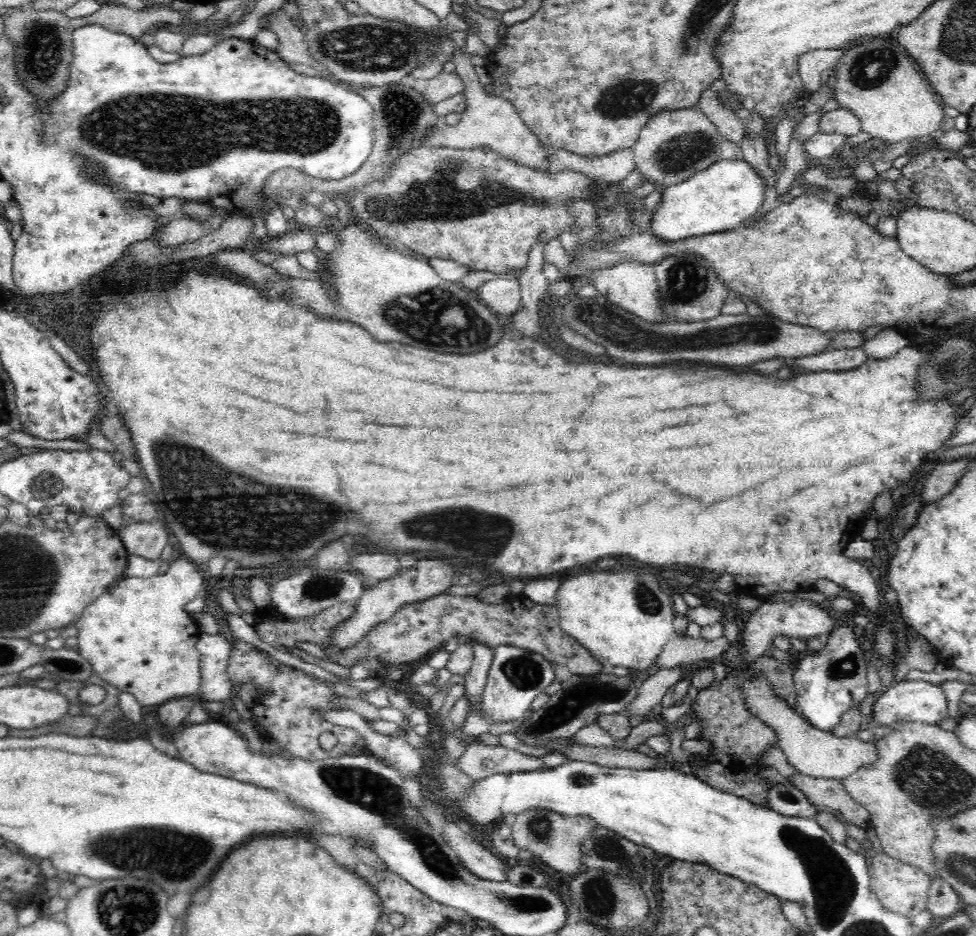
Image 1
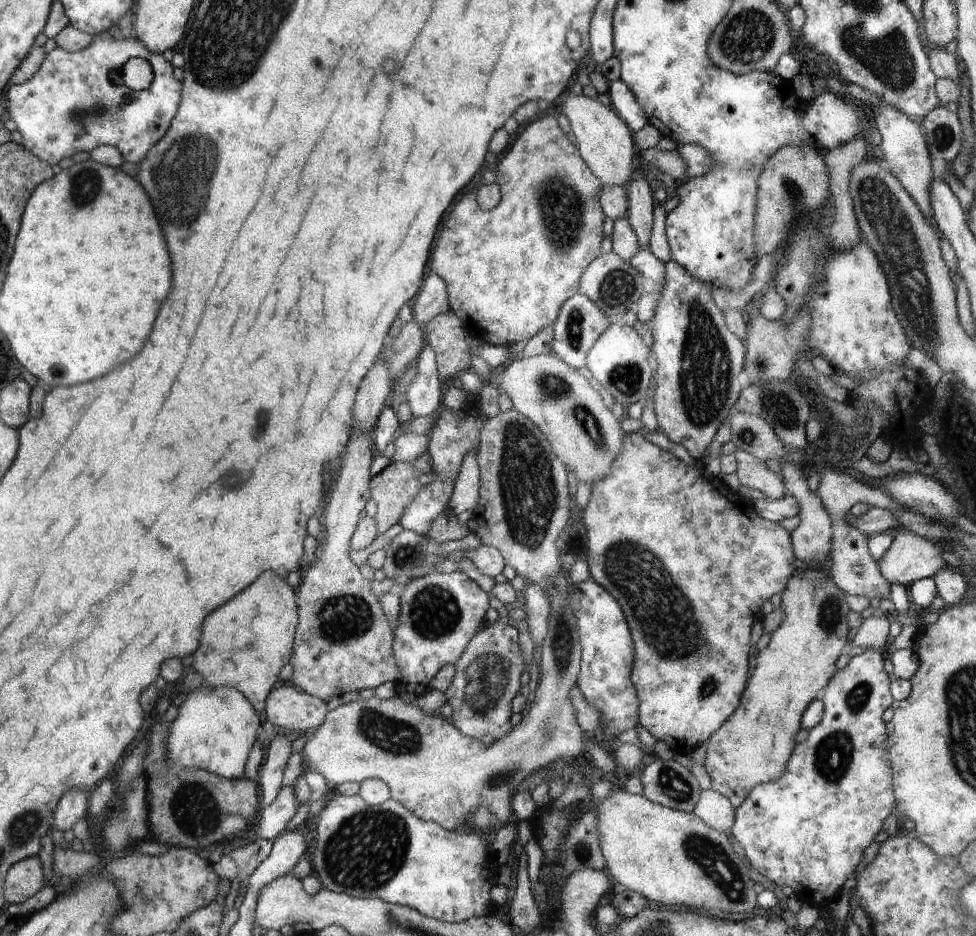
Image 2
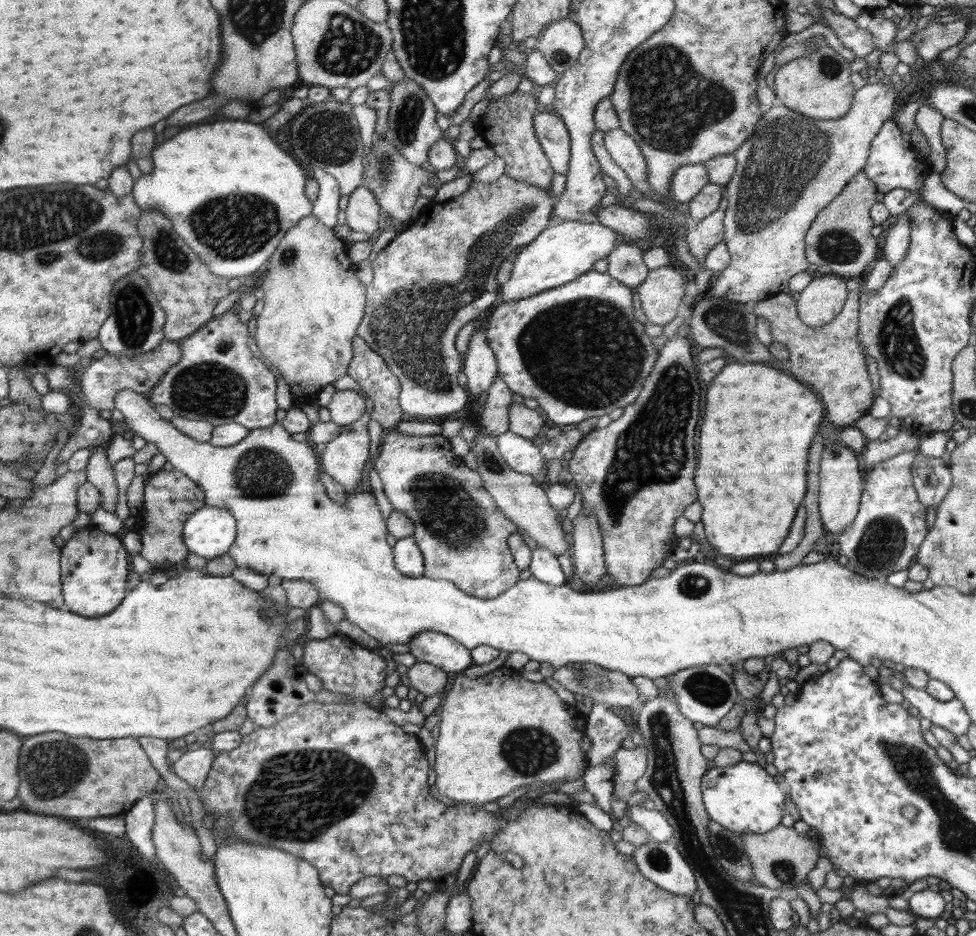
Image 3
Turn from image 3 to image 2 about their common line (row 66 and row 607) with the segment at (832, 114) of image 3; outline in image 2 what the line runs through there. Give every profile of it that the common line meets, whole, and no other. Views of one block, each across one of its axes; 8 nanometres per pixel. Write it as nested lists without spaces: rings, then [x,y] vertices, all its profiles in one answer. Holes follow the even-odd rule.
[[[823,568],[794,572],[782,594],[782,624],[770,636],[770,643],[756,654],[756,670],[747,682],[736,711],[721,728],[707,741],[704,767],[711,779],[711,790],[722,794],[730,804],[739,807],[748,800],[750,792],[760,784],[780,780],[789,766],[792,750],[796,748],[795,736],[801,730],[802,716],[815,699],[833,679],[837,672],[836,662],[842,648],[848,642],[847,615],[851,611],[845,600],[845,593],[834,585]]]

